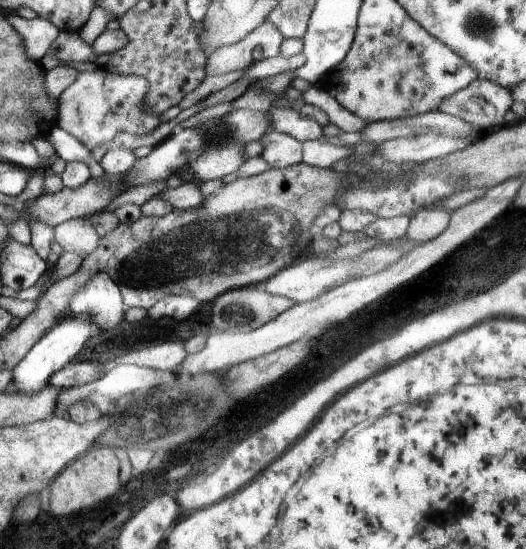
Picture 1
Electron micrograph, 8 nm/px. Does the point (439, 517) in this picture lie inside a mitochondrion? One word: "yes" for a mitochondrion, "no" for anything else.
no

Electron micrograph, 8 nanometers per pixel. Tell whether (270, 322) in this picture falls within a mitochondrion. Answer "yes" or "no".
no

